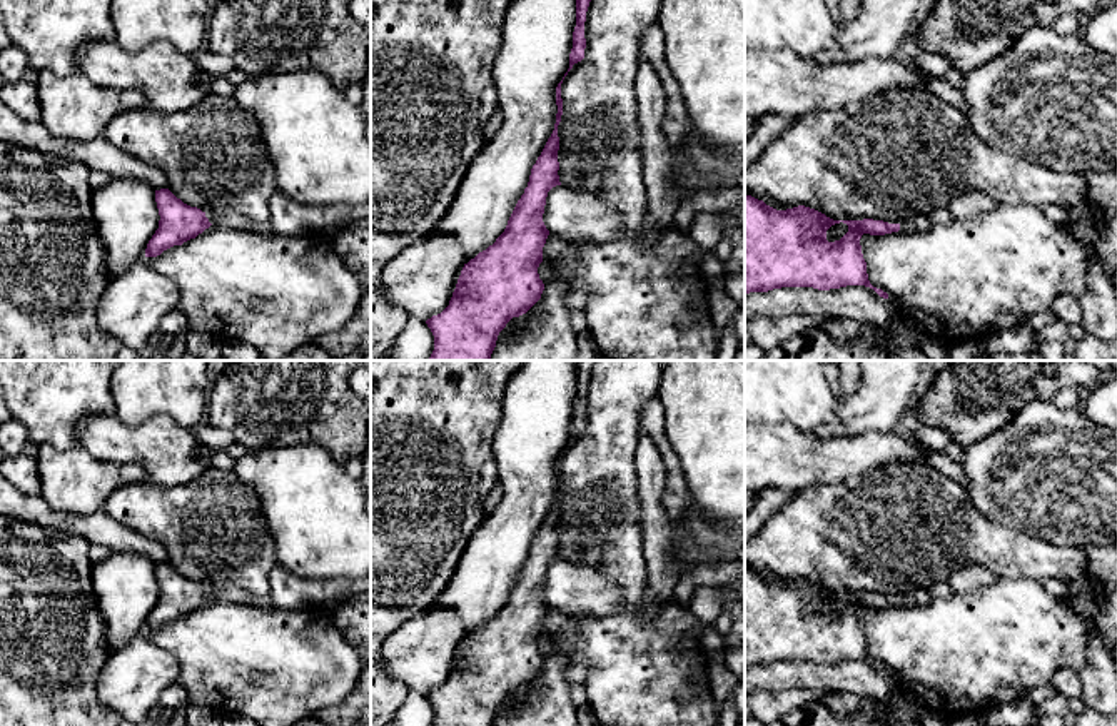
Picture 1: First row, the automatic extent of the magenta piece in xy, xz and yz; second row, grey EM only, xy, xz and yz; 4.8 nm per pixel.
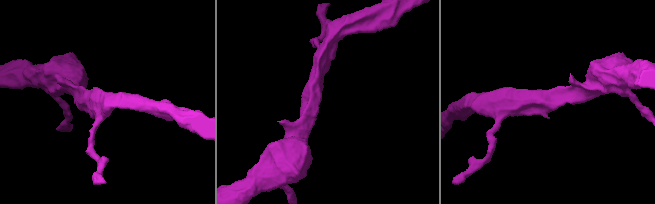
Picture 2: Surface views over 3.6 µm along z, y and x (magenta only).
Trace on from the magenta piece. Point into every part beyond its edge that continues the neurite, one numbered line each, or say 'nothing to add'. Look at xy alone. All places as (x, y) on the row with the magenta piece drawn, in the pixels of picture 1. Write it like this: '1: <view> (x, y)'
1: xy (234, 221)

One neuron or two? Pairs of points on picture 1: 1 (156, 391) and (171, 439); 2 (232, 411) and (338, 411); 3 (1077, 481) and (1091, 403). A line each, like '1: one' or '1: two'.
1: two
2: one
3: two

